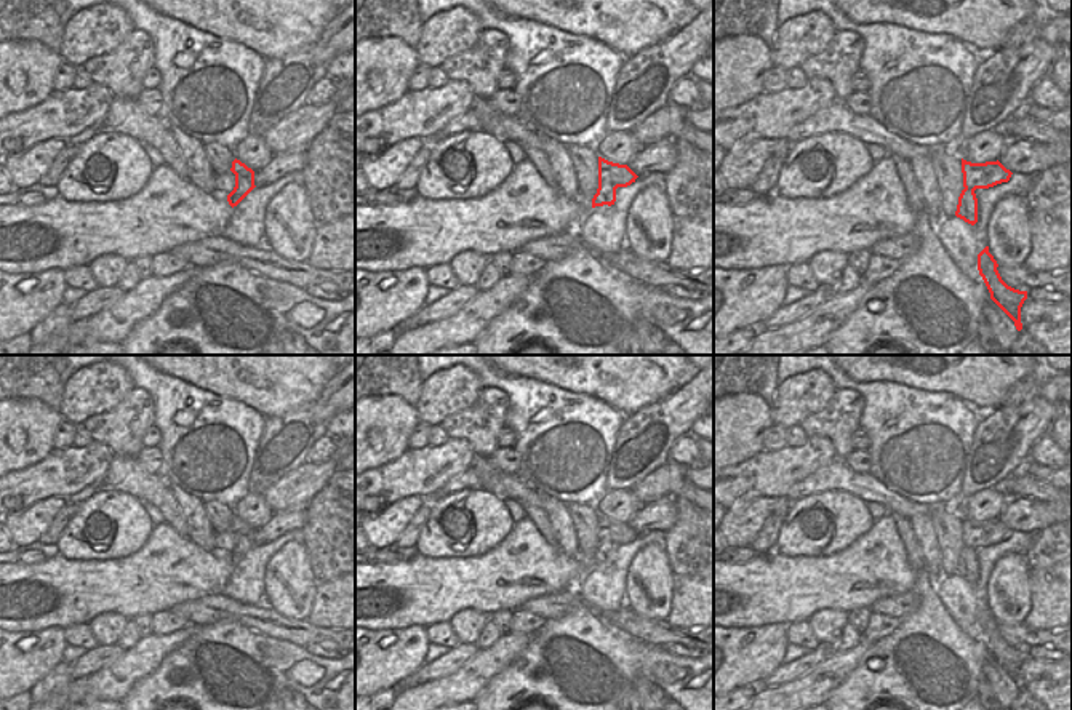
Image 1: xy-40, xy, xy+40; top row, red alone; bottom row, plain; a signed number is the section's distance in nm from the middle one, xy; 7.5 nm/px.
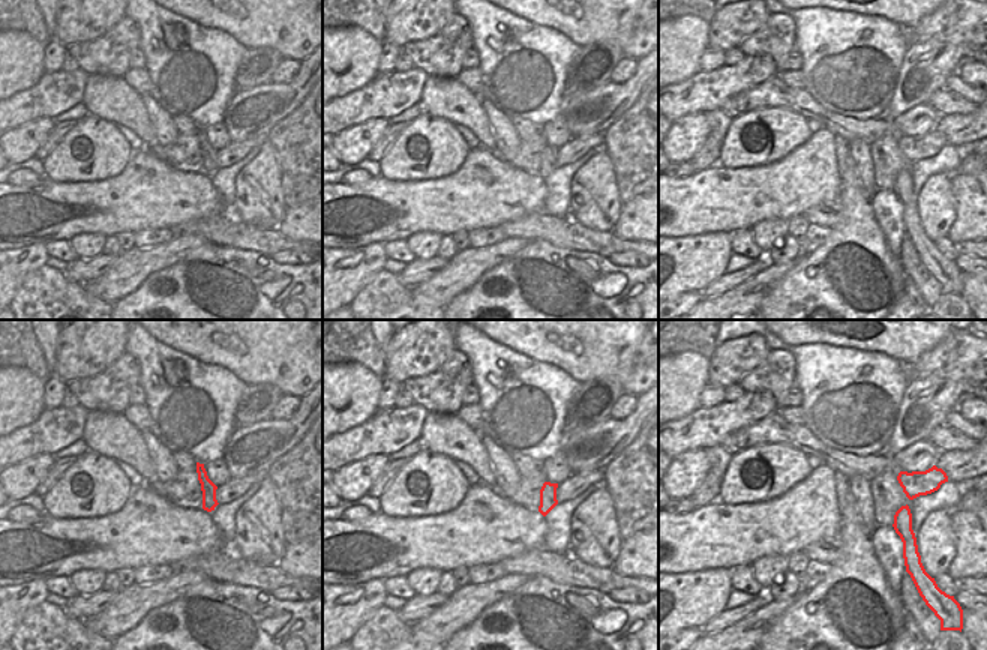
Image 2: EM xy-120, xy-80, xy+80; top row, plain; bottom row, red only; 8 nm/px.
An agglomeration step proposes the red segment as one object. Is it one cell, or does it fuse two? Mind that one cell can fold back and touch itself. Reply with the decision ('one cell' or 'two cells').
two cells

